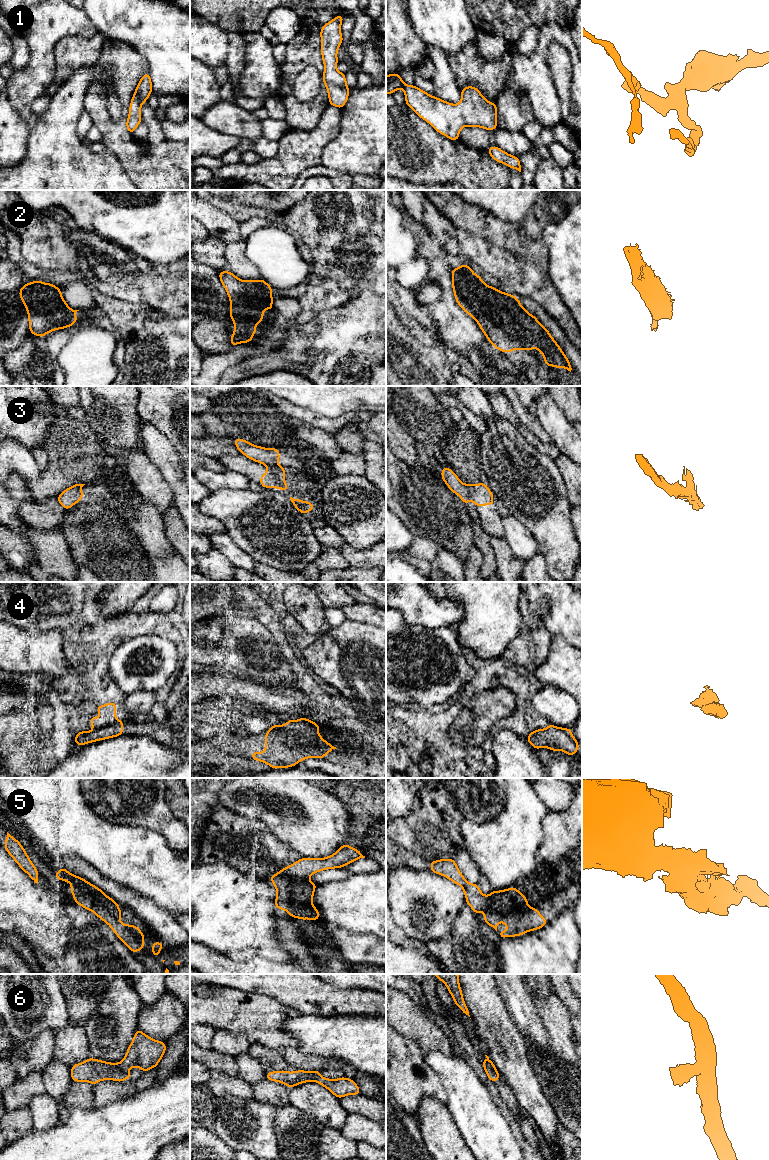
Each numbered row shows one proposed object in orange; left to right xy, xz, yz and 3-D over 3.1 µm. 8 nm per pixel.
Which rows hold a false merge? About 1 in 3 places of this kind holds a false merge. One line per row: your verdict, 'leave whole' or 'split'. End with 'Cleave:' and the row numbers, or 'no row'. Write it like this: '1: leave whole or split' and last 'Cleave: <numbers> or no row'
1: leave whole
2: leave whole
3: split
4: leave whole
5: split
6: split
Cleave: 3, 5, 6

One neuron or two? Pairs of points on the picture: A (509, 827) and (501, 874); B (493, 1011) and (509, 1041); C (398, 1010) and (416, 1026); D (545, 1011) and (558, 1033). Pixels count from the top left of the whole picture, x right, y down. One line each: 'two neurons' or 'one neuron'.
A: one neuron
B: one neuron
C: one neuron
D: one neuron

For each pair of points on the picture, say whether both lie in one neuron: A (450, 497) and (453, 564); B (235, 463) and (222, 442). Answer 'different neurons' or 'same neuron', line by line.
A: different neurons
B: different neurons

